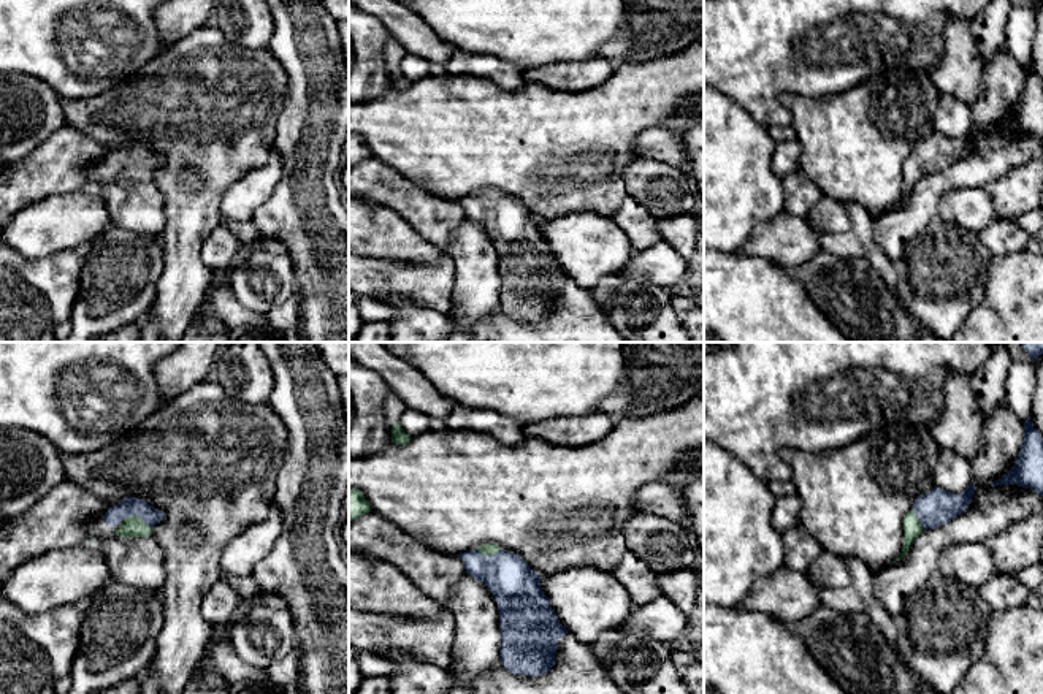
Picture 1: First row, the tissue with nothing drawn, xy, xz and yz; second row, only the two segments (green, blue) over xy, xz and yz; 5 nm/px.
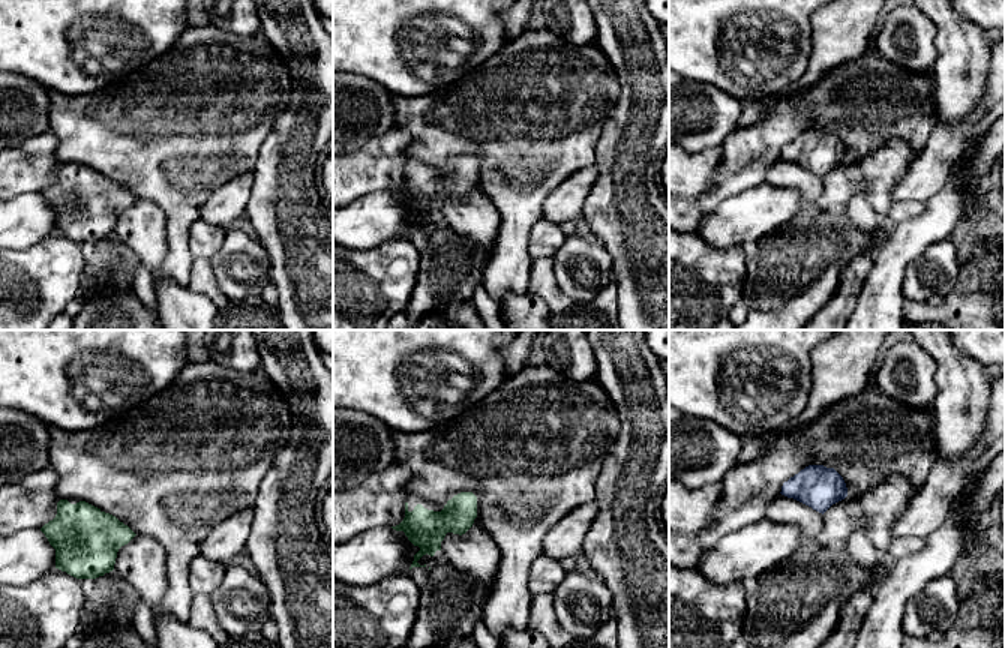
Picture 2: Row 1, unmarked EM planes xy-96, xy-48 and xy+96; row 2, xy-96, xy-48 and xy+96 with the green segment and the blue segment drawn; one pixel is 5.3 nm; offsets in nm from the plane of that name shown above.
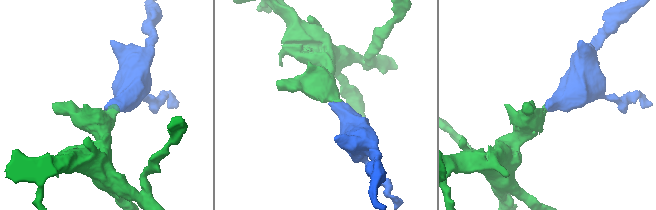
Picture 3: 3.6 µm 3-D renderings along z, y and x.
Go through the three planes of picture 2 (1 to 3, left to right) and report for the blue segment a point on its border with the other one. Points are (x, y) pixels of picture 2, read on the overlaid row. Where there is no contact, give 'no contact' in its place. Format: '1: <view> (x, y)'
1: no contact
2: no contact
3: no contact

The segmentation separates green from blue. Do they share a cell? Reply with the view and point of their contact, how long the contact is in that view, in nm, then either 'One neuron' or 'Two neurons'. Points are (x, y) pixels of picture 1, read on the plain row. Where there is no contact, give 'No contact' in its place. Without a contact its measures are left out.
Touches green at xy (138, 162). Shared border 150 nm. One neuron

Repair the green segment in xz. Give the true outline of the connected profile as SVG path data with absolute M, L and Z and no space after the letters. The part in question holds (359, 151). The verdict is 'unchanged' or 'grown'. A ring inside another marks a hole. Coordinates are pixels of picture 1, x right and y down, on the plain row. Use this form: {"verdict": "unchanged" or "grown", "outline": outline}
{"verdict": "unchanged", "outline": "M349 133L349 166L369 157L371 152L363 138L360 135Z"}

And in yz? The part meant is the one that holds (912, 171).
{"verdict": "grown", "outline": "M975 130L959 139L934 132L929 138L916 143L913 154L904 163L904 192L896 206L904 203L911 187L924 174L938 173L961 160L968 152L975 136Z"}

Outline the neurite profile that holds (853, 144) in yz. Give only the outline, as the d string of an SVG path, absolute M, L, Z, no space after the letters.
M892 62L851 90L810 98L778 97L793 114L800 144L800 171L840 203L858 203L875 219L897 204L904 192L904 163L915 146L934 133L932 116L940 93L927 71Z

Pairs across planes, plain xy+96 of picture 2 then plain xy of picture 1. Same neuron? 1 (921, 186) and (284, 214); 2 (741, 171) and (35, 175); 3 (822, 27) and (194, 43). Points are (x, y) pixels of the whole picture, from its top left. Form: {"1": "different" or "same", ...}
{"1": "different", "2": "same", "3": "different"}

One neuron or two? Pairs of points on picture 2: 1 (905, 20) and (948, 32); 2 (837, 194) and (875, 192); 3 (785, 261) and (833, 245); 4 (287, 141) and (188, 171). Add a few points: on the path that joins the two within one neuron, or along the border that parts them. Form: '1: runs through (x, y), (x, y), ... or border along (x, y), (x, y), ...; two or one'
1: border along (924, 15), (936, 29), (935, 63); two
2: runs through (846, 185), (866, 185); one
3: runs through (797, 261), (801, 261), (821, 245); one
4: border along (276, 117), (260, 147), (252, 171); two

